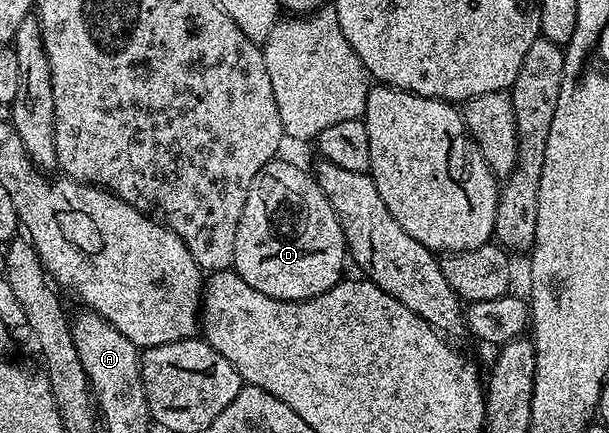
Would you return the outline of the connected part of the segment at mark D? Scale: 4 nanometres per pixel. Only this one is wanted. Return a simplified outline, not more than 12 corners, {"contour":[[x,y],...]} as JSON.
{"contour":[[310,173],[255,174],[232,271],[276,300],[331,290],[345,235]]}

